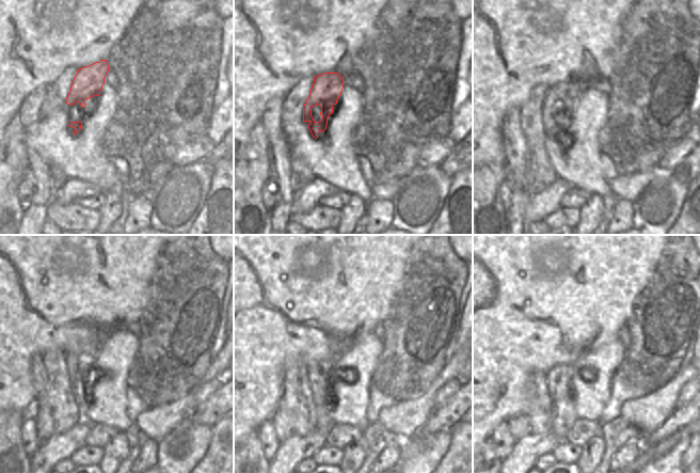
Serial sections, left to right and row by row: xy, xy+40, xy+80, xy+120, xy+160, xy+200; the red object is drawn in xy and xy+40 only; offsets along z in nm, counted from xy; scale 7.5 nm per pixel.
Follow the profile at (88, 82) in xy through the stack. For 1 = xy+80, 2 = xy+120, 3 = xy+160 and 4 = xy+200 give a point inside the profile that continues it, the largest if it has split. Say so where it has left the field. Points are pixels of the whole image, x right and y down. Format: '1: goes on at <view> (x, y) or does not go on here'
1: goes on at xy+80 (557, 106)
2: goes on at xy+120 (79, 366)
3: goes on at xy+160 (318, 374)
4: goes on at xy+200 (559, 378)

